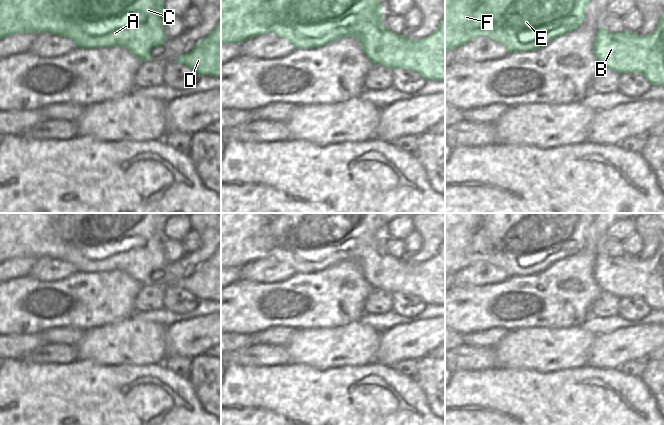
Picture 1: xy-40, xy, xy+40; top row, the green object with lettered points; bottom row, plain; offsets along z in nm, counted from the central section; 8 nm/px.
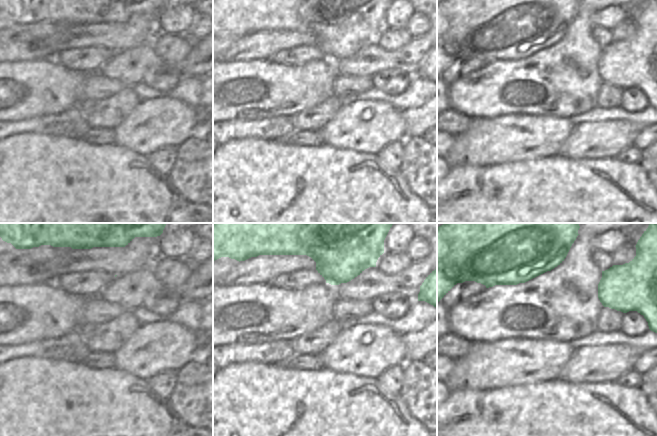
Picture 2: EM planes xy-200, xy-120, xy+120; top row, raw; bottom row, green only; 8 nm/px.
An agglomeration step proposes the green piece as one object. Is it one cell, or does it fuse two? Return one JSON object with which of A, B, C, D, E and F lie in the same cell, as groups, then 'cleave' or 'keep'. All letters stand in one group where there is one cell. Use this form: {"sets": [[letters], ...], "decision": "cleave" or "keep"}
{"sets": [["A", "B", "C", "D", "E", "F"]], "decision": "keep"}

